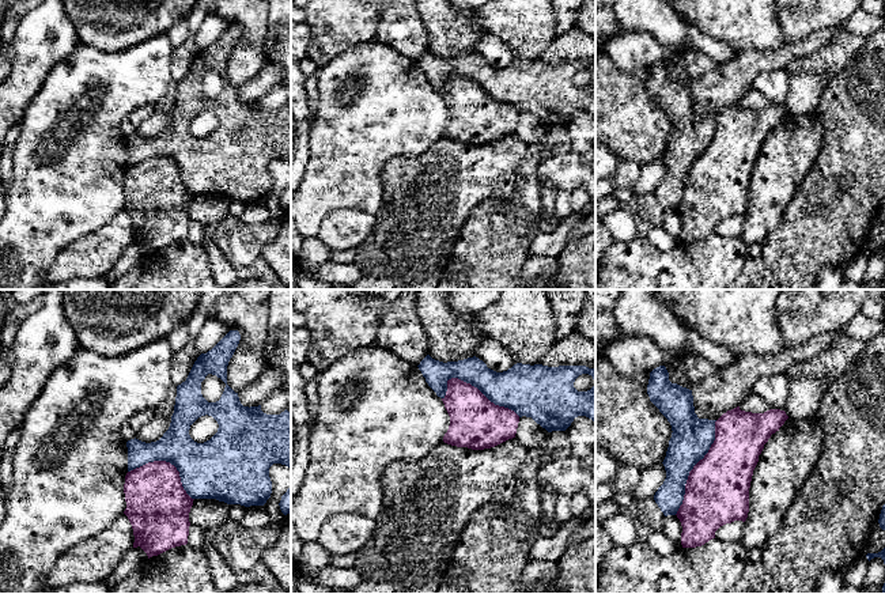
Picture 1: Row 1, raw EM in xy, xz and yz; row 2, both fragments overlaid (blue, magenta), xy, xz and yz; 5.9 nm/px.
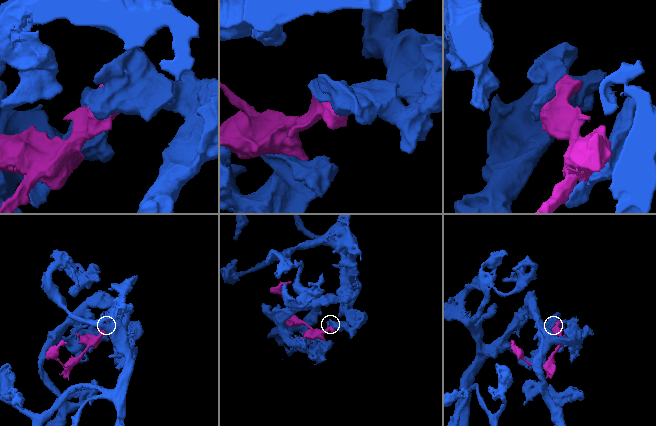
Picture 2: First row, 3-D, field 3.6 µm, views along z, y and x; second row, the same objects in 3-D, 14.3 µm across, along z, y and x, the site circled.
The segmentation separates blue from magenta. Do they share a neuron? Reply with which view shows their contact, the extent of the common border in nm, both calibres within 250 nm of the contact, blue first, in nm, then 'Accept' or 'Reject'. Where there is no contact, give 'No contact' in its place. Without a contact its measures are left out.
Touches blue in yz. Shared border 600 nm. Thickness 240 nm (blue) against 380 nm. Reject

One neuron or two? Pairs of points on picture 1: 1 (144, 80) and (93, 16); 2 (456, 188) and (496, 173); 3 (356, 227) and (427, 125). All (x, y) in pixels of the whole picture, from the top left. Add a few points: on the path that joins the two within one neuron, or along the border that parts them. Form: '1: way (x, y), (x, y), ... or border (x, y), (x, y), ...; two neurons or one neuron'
1: border (150, 37), (125, 49), (113, 52), (90, 46); two neurons
2: way (465, 178), (473, 173), (487, 173); one neuron
3: border (335, 211), (360, 210), (374, 215); two neurons

